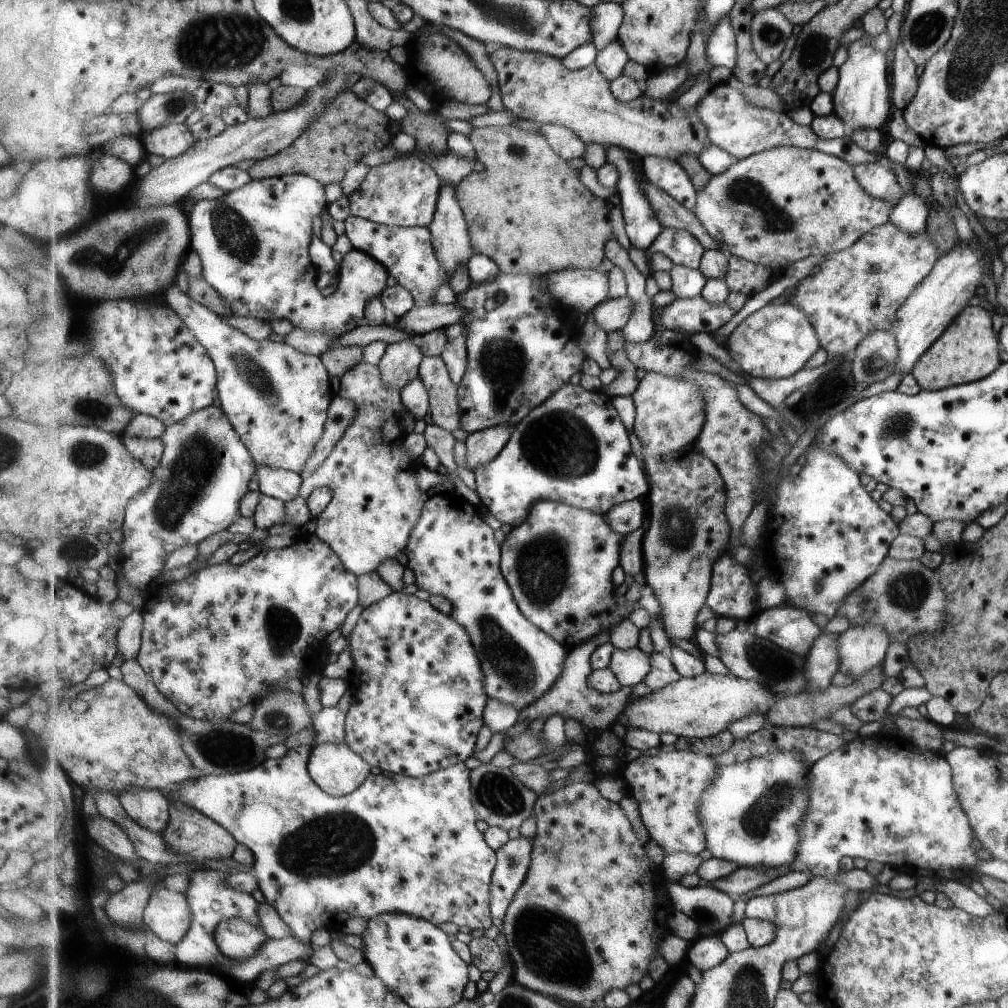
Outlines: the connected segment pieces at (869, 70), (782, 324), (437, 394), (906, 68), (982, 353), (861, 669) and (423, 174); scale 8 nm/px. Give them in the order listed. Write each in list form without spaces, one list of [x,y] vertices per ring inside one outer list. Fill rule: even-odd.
[[[862,38],[852,42],[849,60],[840,66],[840,79],[834,92],[835,114],[846,123],[851,134],[855,129],[881,128],[891,112],[889,86],[887,86],[887,64],[885,54],[876,53],[868,41]]]
[[[767,304],[743,319],[727,341],[727,350],[751,377],[784,379],[795,375],[821,350],[820,337],[811,318],[797,305]]]
[[[424,355],[419,378],[430,394],[430,422],[449,432],[462,428],[458,384],[453,382],[444,356]]]
[[[897,41],[891,52],[890,76],[892,82],[892,101],[895,109],[903,110],[913,98],[918,87],[916,64],[909,58],[903,45]]]
[[[968,305],[948,324],[944,334],[920,356],[910,373],[921,390],[934,391],[982,379],[999,366],[999,348],[991,328],[991,316],[980,305]]]
[[[850,625],[840,636],[840,672],[858,679],[867,670],[883,662],[887,646],[890,644],[888,634],[879,625]]]
[[[401,154],[396,161],[369,168],[359,190],[348,196],[350,212],[376,223],[398,227],[428,227],[438,207],[441,178],[413,154]]]

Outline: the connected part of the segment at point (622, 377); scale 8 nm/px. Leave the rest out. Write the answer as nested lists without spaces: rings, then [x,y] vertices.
[[[624,348],[612,354],[610,361],[620,370],[620,375],[608,385],[601,386],[601,390],[614,398],[635,395],[636,388],[640,383],[635,376],[638,366],[628,357]]]

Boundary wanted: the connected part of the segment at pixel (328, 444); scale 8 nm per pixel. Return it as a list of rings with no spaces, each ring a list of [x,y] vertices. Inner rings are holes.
[[[336,394],[330,404],[328,415],[324,435],[317,442],[313,454],[301,472],[303,478],[310,477],[325,462],[339,441],[346,435],[346,430],[353,424],[358,412],[351,399],[345,399]]]

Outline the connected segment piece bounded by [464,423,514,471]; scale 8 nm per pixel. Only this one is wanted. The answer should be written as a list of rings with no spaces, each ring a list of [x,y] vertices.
[[[507,423],[469,434],[466,445],[466,462],[472,471],[493,460],[507,446],[514,426]]]

